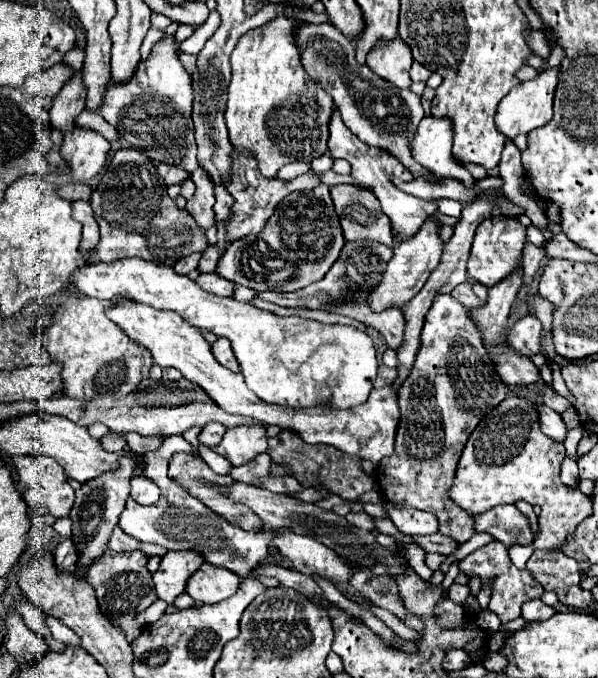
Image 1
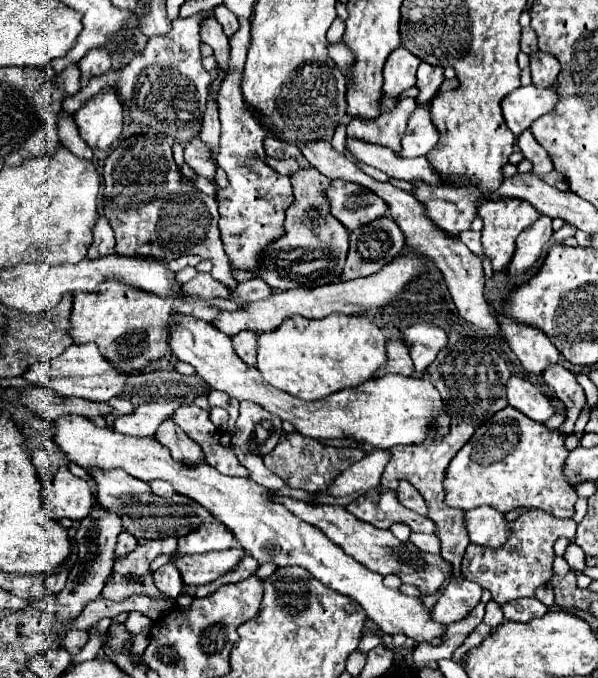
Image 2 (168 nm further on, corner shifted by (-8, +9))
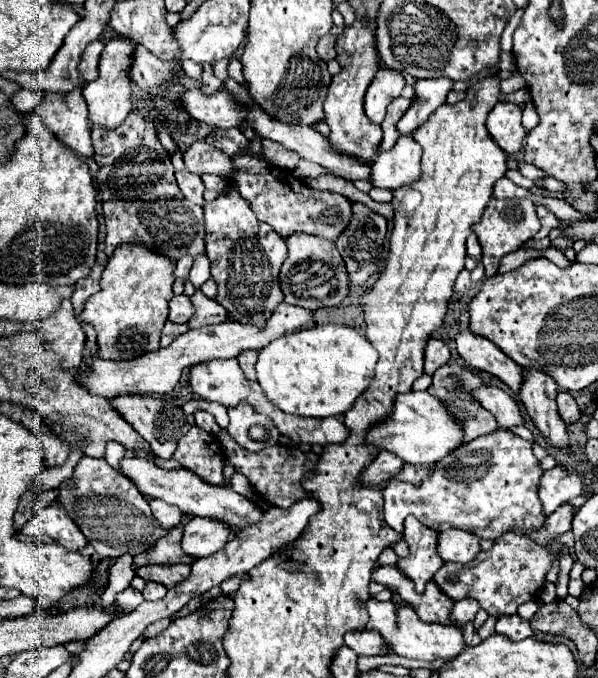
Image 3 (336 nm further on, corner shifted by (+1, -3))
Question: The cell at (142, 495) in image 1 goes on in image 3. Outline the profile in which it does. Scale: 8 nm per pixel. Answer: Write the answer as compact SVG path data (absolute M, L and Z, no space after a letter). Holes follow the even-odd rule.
M151 500L149 504L153 510L153 516L161 522L163 528L173 528L181 524L183 512L179 512L179 508L173 508L171 504L165 504L163 500Z

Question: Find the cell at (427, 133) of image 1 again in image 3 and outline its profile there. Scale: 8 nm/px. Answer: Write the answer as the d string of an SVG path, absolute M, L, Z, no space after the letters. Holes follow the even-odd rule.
M399 136L397 144L379 154L373 162L373 186L397 190L419 176L419 160L421 160L421 148L413 140L413 136Z

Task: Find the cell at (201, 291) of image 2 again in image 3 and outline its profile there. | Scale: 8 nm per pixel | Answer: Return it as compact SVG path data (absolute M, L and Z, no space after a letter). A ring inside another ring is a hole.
M179 294L179 296L173 296L169 300L169 320L171 322L187 322L191 316L193 316L195 308L191 304L191 300L185 296L185 294Z

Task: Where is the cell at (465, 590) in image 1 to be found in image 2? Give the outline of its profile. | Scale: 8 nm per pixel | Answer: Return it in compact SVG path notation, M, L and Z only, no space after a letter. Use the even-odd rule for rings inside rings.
M452 580L438 598L432 610L432 620L440 620L442 624L454 624L458 620L464 620L478 606L480 596L480 584L470 580Z

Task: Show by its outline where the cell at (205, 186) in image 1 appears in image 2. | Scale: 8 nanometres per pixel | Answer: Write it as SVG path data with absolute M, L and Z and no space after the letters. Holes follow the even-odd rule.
M208 96L206 102L206 112L202 118L202 128L200 128L200 138L210 144L212 152L218 152L218 140L220 140L220 120L218 120L218 108L216 108L216 100L212 96Z

